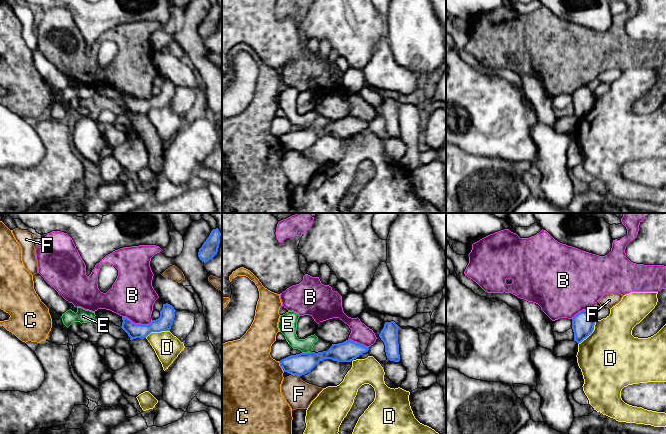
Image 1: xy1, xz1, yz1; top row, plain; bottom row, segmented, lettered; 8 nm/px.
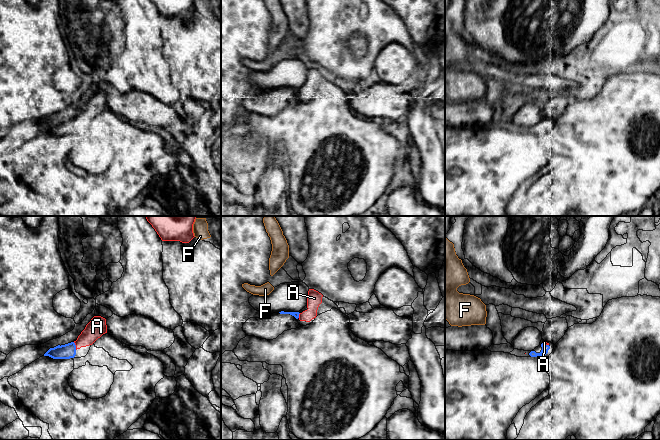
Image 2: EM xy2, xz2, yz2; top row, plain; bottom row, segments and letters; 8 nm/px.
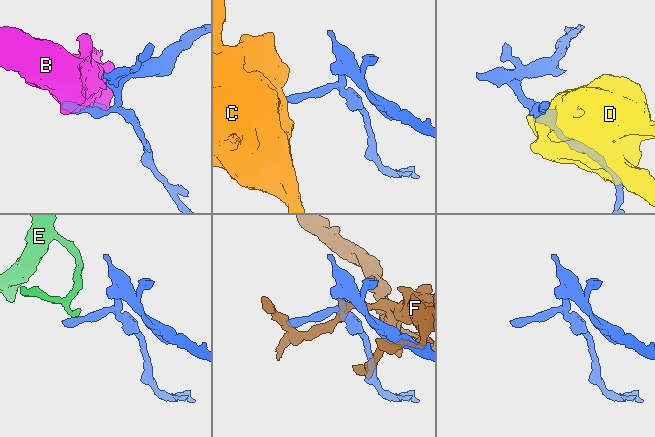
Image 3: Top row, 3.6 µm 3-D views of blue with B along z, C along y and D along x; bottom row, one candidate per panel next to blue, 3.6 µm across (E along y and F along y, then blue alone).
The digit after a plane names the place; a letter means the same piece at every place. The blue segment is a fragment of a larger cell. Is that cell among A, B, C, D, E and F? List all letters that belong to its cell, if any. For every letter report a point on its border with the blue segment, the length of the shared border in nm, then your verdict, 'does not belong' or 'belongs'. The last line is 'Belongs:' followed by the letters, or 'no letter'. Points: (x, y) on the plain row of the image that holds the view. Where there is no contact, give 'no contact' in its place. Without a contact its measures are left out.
A: xy2 (75, 122) | 70 nm | belongs
B: xy1 (137, 100) | 260 nm | does not belong
C: xz1 (280, 141) | 100 nm | does not belong
D: yz1 (590, 109) | 240 nm | does not belong
E: xz1 (307, 128) | 70 nm | does not belong
F: xz1 (295, 150) | 80 nm | does not belong
Belongs: A

